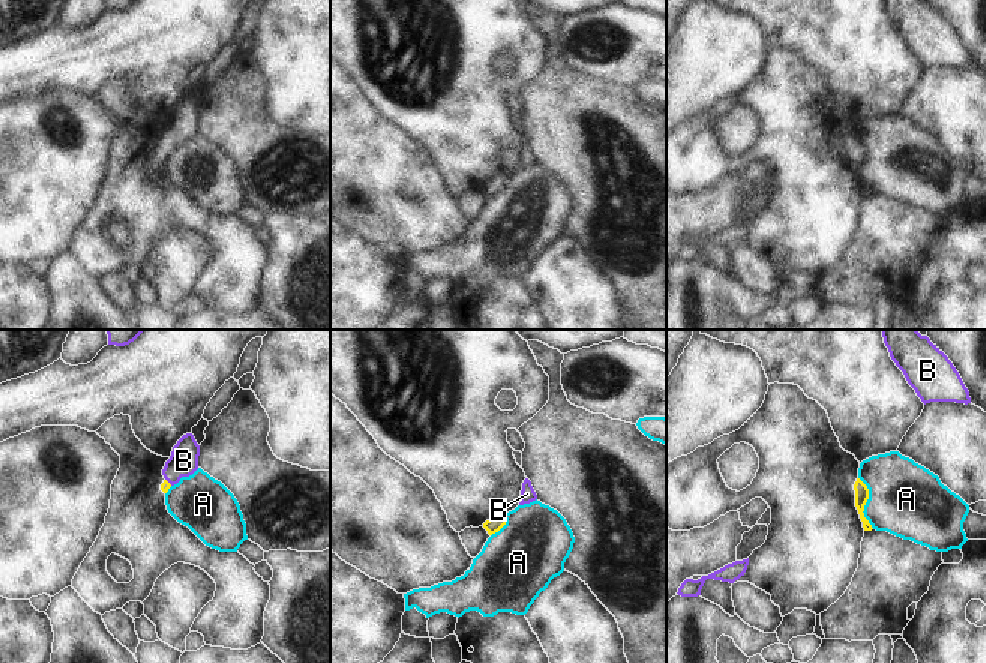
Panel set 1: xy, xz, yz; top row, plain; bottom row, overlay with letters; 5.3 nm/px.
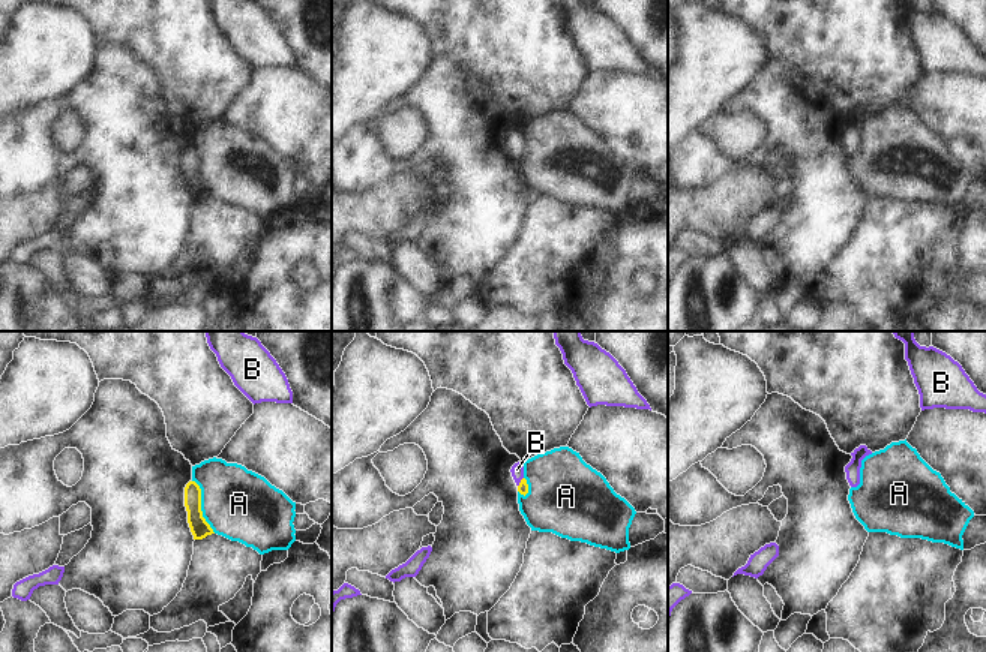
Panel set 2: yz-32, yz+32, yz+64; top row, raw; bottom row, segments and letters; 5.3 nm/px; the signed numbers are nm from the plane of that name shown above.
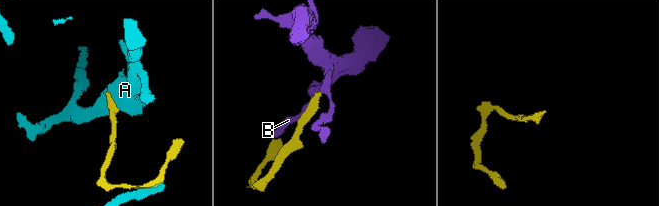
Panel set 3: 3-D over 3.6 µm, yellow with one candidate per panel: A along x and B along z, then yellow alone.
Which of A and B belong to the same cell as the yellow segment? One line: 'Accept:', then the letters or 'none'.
Accept: B

